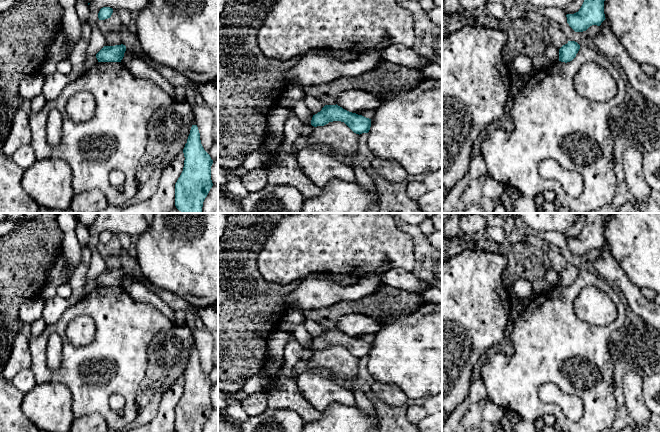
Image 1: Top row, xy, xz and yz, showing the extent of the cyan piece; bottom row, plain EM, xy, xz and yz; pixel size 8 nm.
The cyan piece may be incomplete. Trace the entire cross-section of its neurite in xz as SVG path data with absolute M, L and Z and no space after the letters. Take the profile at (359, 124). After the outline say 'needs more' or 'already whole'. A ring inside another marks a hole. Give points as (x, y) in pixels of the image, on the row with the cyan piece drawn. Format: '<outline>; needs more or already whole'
M325 105L320 112L313 115L311 125L314 127L324 126L329 122L344 122L354 133L368 133L371 127L371 119L362 115L349 112L336 105Z; already whole

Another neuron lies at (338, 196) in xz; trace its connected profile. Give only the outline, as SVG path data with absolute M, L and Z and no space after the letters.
M335 178L321 188L319 196L306 198L299 213L367 213L372 205L379 205L380 199L377 188L369 191L357 181Z

